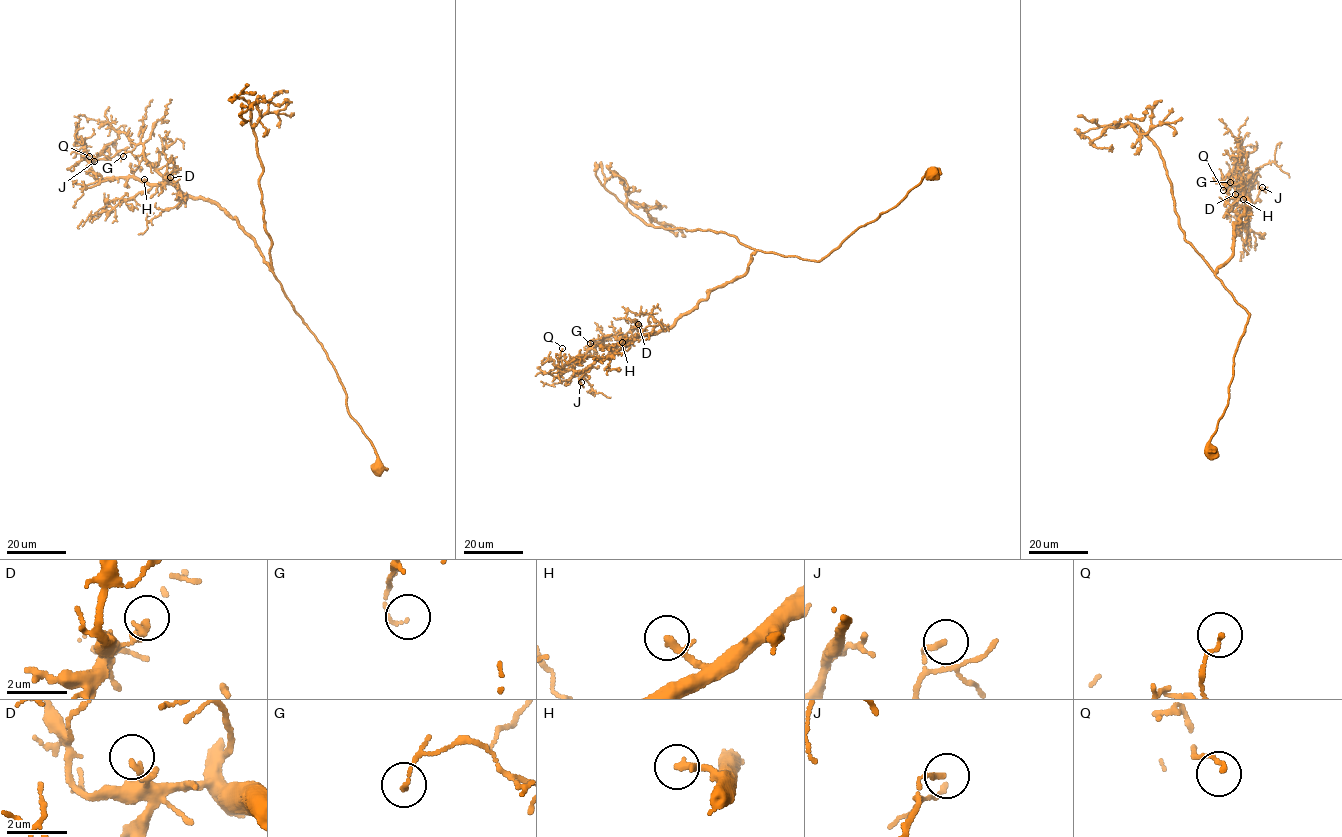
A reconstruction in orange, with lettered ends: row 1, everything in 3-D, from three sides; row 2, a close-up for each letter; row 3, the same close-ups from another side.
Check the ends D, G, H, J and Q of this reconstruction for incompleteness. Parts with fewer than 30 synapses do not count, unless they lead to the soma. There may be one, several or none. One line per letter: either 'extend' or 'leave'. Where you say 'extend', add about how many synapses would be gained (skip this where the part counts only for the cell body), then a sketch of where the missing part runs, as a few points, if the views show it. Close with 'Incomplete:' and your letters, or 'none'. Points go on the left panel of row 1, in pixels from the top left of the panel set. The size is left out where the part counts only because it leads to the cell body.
D: leave
G: leave
H: extend | 60 syn | (144, 179), (141, 180), (142, 194), (139, 186)
J: leave
Q: leave
Incomplete: H

